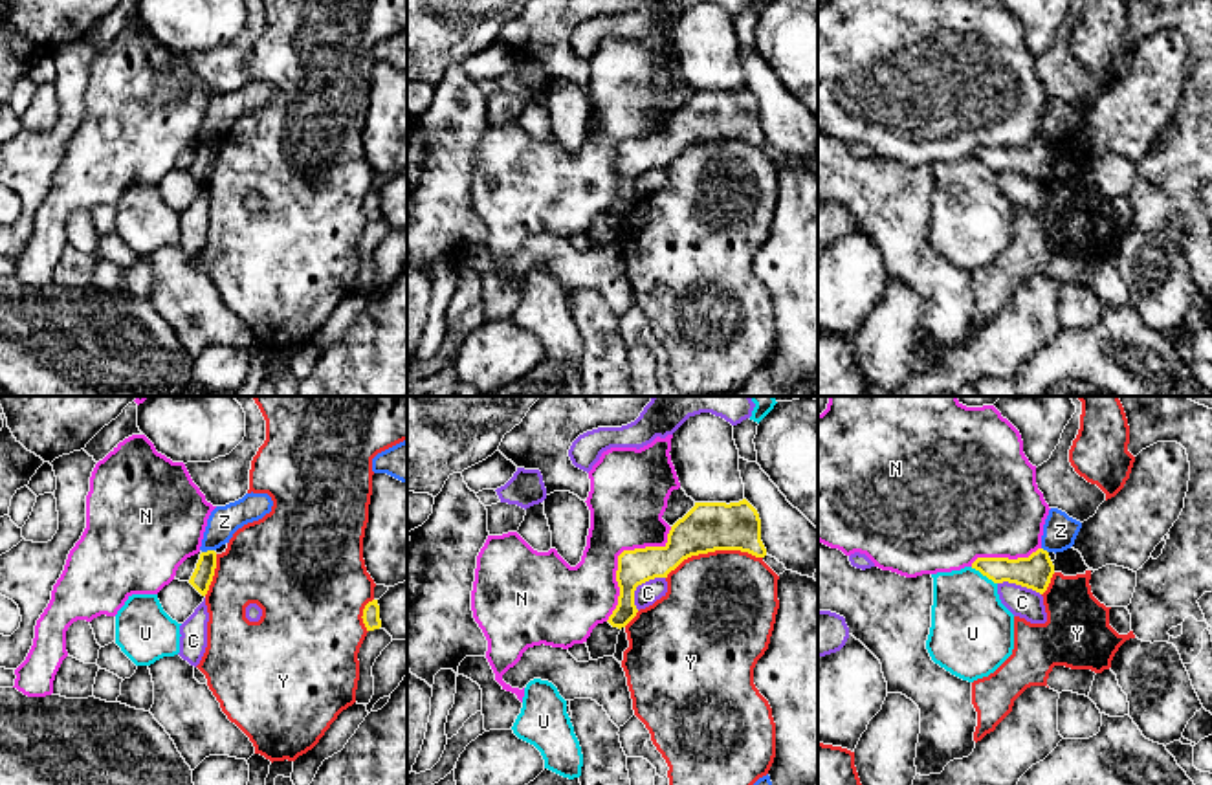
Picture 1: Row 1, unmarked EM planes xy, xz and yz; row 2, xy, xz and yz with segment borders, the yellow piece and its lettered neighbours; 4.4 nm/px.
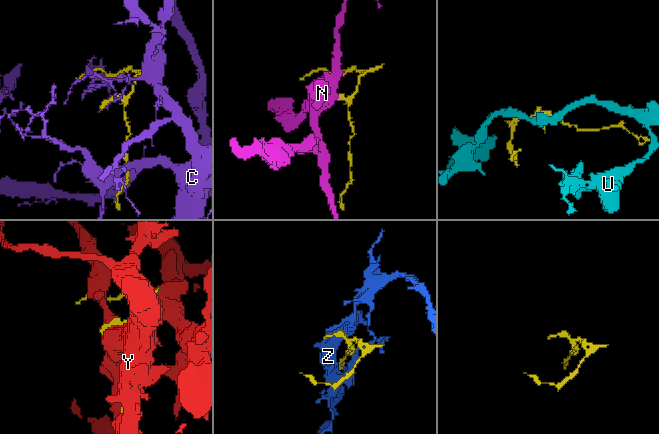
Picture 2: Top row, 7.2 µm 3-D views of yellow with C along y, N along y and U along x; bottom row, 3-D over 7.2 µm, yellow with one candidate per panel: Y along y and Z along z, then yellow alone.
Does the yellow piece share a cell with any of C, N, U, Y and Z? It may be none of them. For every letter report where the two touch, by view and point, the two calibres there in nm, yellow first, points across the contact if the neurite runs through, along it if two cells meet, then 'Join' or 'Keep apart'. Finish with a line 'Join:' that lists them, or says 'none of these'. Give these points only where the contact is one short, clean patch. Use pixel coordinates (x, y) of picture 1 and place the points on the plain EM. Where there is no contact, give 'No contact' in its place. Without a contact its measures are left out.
C: Touches yellow at xz (639, 173). Thickness 160 nm (yellow) against 100 nm. Boundary: xz (664, 165), (655, 165), (637, 176), (637, 199). Keep apart
N: Touches yellow at xz (618, 147). Thickness 160 nm (yellow) against 320 nm. Boundary: xz (672, 116), (662, 134), (618, 145), (618, 193), (606, 210). Keep apart
U: Touches yellow at yz (983, 164). Thickness 150 nm (yellow) against 360 nm. Boundary: yz (970, 156), (996, 173). Keep apart
Y: Touches yellow at xz (712, 140). Thickness 220 nm (yellow) against 480 nm. Keep apart
Z: Touches yellow at xy (208, 140). Thickness 90 nm (yellow) against 140 nm. Keep apart
Join: none of these

